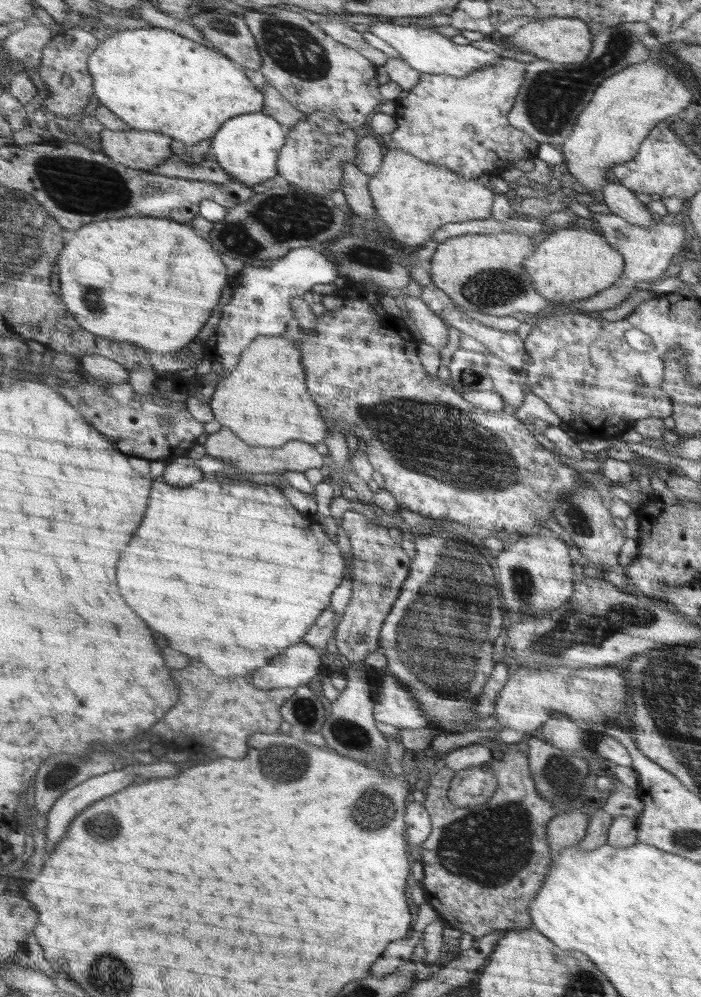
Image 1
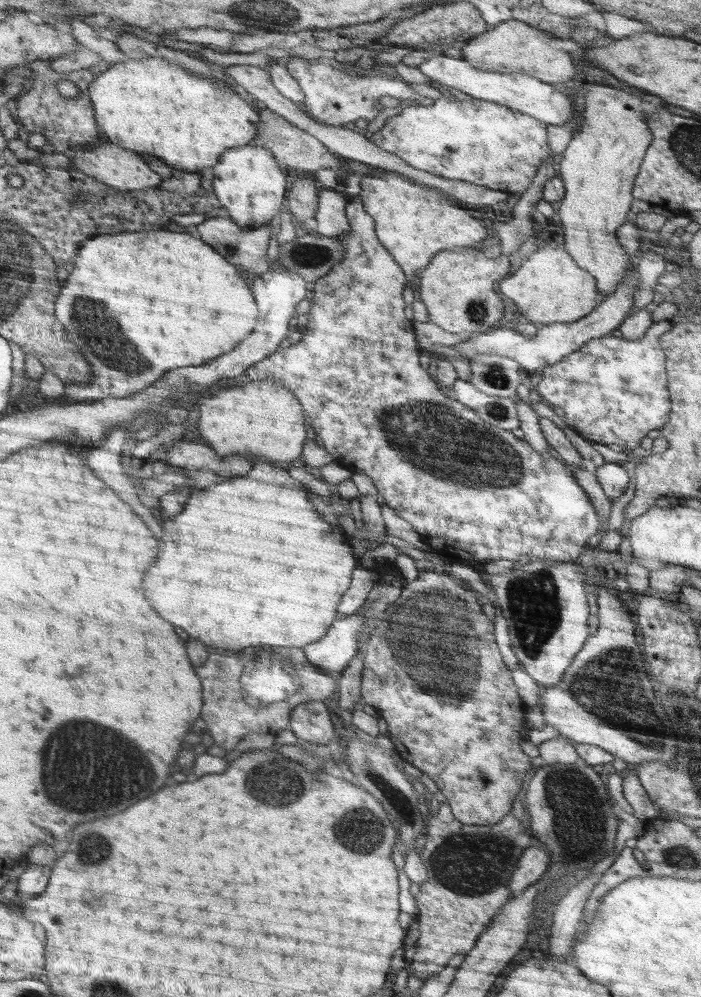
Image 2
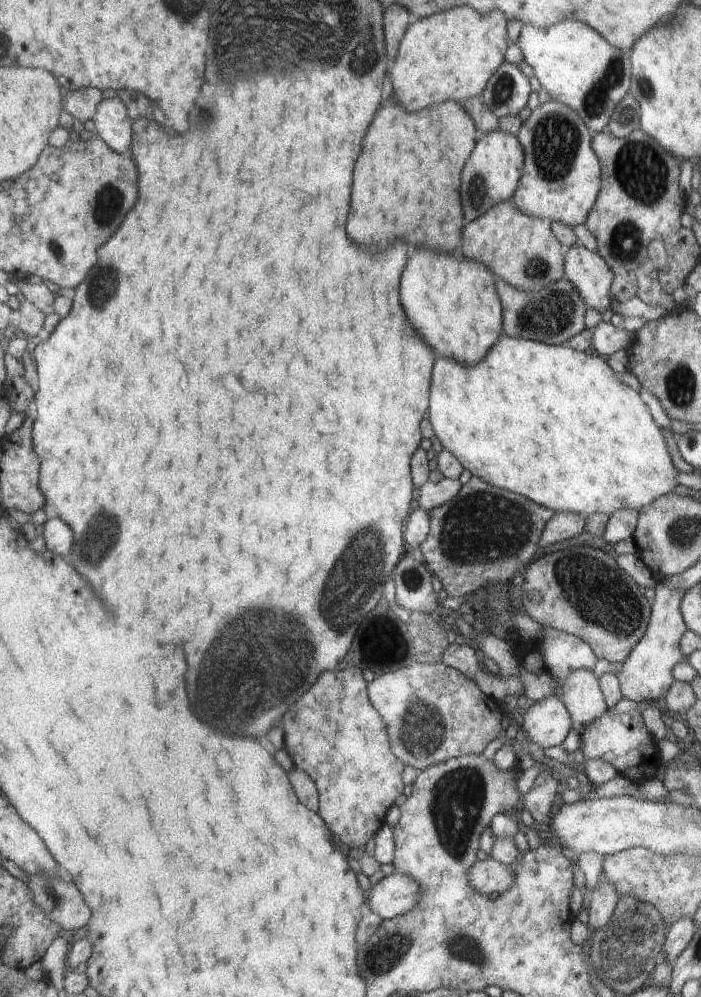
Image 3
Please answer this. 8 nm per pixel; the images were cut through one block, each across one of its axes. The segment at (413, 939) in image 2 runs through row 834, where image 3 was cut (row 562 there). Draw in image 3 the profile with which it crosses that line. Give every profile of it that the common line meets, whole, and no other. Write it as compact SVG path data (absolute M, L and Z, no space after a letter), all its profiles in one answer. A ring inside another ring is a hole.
M472 476L454 498L446 504L428 512L430 533L425 542L420 544L424 563L431 568L432 574L442 583L443 595L463 597L474 594L490 584L509 584L512 576L532 560L538 550L538 540L544 526L551 521L554 512L539 503L530 502L523 495L496 487L482 479Z

